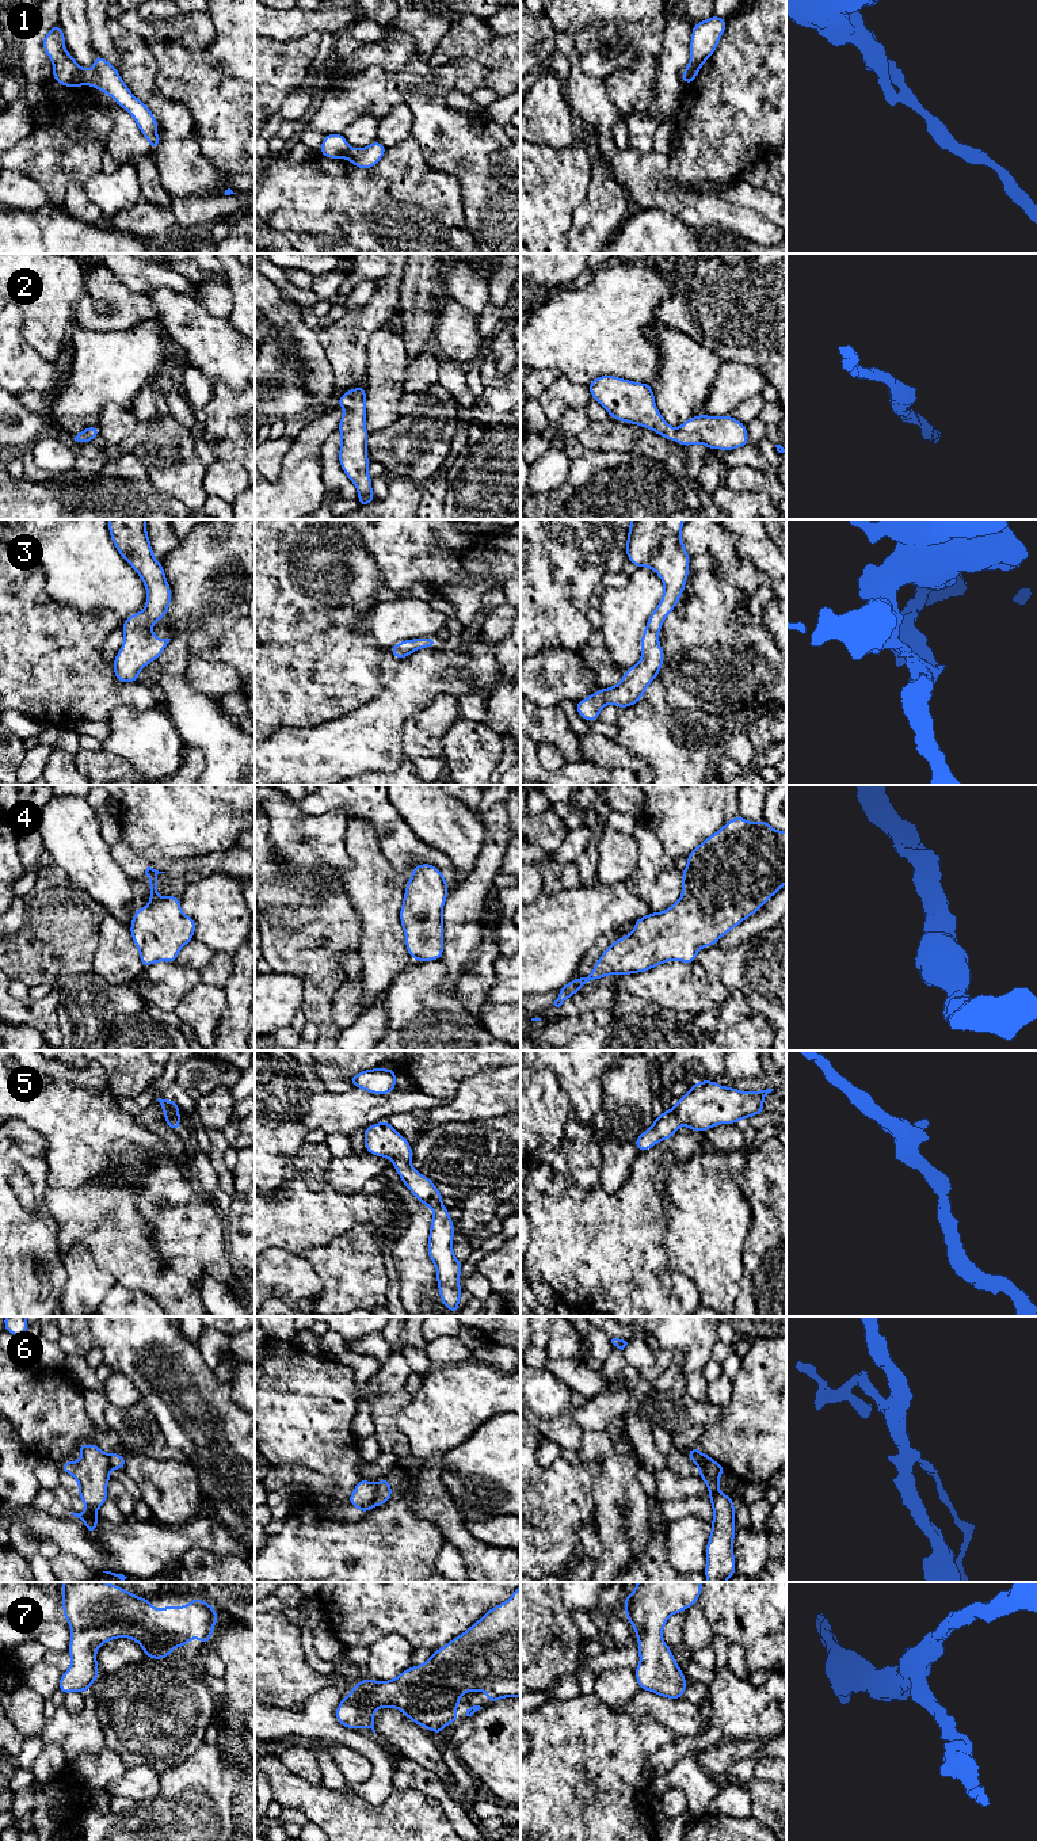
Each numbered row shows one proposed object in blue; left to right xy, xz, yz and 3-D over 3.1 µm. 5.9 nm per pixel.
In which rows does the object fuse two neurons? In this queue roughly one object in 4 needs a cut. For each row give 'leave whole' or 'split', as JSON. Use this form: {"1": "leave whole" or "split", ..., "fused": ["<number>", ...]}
{"1": "split", "2": "leave whole", "3": "leave whole", "4": "leave whole", "5": "leave whole", "6": "split", "7": "leave whole", "fused": ["1", "6"]}

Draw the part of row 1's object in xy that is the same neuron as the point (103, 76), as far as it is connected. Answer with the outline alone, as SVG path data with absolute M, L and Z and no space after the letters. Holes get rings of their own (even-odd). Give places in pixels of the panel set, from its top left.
M95 56L94 68L85 72L85 83L102 92L108 94L114 102L123 107L136 121L140 132L150 144L150 150L160 146L157 122L148 106L137 99L126 87L115 69L107 60Z

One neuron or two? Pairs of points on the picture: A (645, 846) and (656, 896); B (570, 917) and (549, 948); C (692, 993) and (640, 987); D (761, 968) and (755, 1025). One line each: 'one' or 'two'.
A: one
B: one
C: one
D: two

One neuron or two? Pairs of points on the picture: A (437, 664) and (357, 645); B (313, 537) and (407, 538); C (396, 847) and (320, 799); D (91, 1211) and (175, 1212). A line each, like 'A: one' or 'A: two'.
A: two
B: two
C: one
D: two

